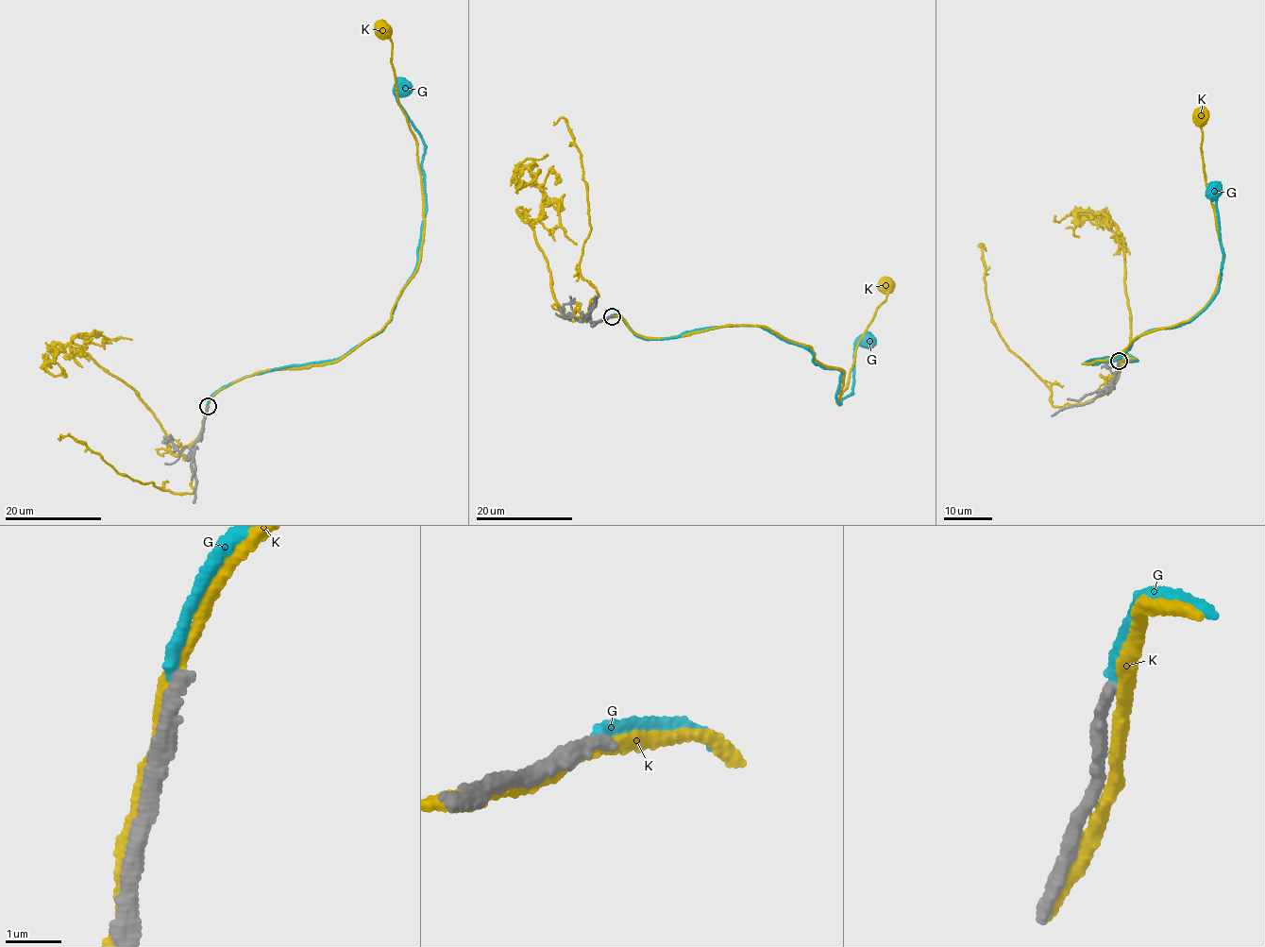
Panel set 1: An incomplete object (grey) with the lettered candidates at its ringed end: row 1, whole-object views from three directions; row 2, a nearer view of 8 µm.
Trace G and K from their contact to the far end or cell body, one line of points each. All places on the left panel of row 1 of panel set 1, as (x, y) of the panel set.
G: (207, 407), (248, 376), (337, 360), (391, 321), (427, 211), (424, 144), (396, 98), (402, 89)
K: (208, 406), (222, 388), (255, 374), (334, 363), (382, 329), (416, 270), (425, 222), (415, 135), (384, 29)

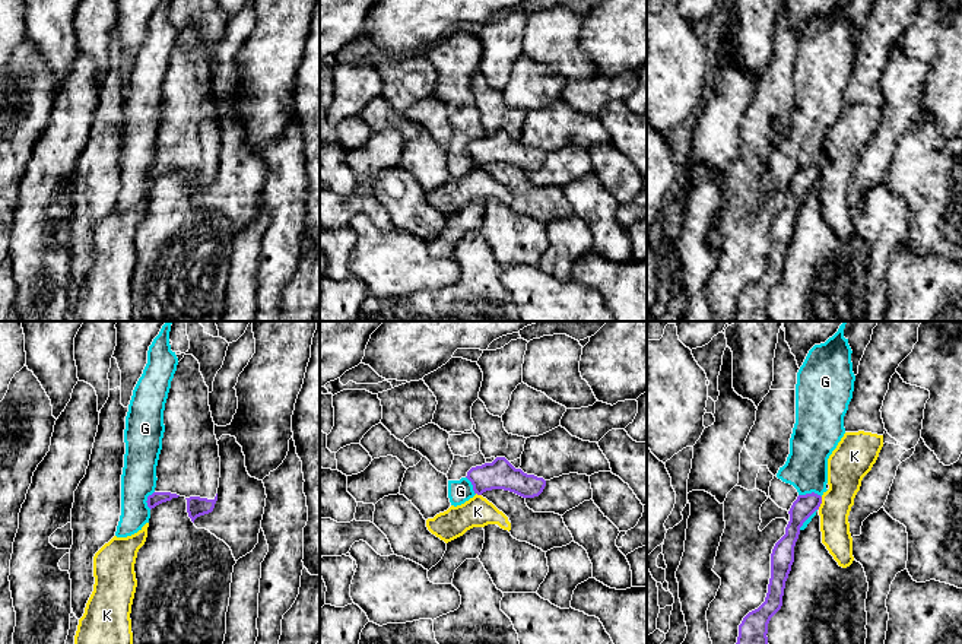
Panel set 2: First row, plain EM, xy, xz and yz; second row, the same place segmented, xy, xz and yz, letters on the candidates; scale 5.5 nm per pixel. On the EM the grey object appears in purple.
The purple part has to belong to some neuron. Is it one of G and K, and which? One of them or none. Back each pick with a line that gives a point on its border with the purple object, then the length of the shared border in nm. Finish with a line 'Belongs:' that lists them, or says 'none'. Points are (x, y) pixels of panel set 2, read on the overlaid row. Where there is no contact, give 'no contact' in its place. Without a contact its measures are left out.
Belongs: none

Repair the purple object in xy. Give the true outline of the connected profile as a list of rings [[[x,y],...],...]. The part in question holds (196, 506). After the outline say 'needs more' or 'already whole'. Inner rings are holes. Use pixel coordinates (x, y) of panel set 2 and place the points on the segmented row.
[[[193,355],[178,362],[163,410],[165,432],[156,488],[147,507],[184,497],[191,521],[213,511],[220,478],[219,445],[209,387]]] | needs more

